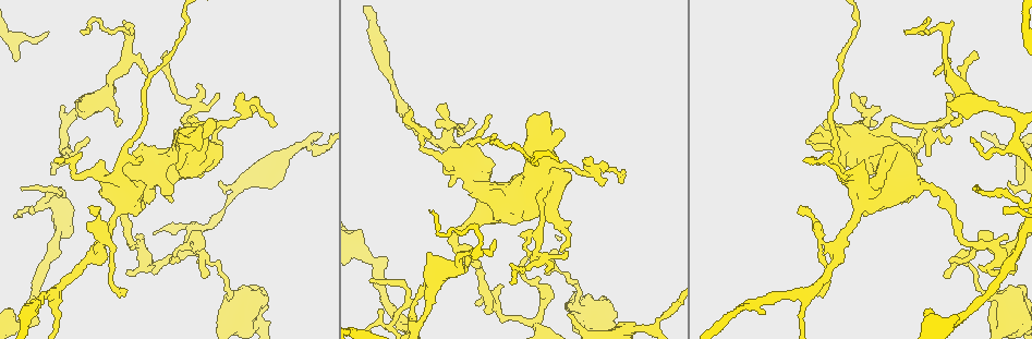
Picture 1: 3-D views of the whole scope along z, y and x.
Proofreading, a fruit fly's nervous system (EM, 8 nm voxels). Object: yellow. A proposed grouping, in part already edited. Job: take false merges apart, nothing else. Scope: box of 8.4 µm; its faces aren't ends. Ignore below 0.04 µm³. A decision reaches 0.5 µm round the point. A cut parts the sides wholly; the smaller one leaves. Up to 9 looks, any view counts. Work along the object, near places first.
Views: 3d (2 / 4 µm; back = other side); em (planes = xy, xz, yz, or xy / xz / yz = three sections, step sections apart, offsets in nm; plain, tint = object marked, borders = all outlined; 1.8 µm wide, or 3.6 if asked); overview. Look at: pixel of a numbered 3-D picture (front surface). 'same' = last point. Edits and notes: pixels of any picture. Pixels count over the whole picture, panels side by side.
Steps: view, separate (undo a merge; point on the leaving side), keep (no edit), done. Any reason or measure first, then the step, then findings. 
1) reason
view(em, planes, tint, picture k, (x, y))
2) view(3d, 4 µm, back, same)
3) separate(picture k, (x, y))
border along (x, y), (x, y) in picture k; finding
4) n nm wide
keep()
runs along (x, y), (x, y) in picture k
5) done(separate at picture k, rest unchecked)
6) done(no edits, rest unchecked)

calibre changes
view(3d, 4 µm, picture 1, (863, 143))

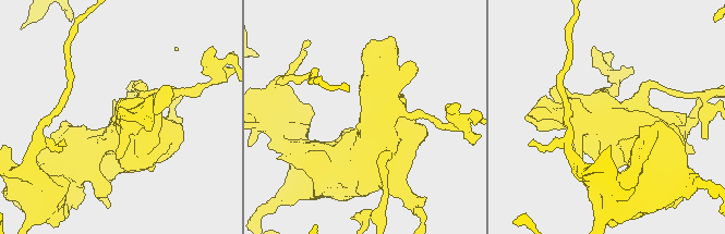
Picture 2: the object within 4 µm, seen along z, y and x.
view(em, 3.6 µm, xy, step 4, tint, picture 2, (610, 116))

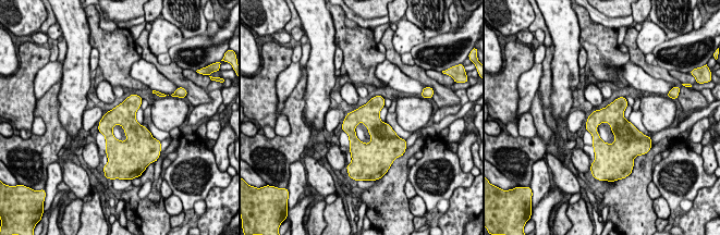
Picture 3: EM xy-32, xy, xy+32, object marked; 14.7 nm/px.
view(em, 3.6 µm, planes, borders, same)

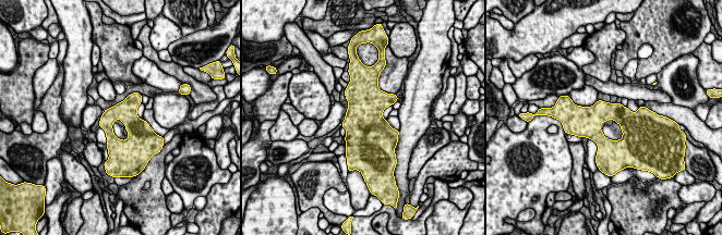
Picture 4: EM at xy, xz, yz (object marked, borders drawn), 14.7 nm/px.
320 nm wide
keep()
continuous, no second cell

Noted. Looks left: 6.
three arms meet
view(3d, 4 µm, picture 1, (489, 209))

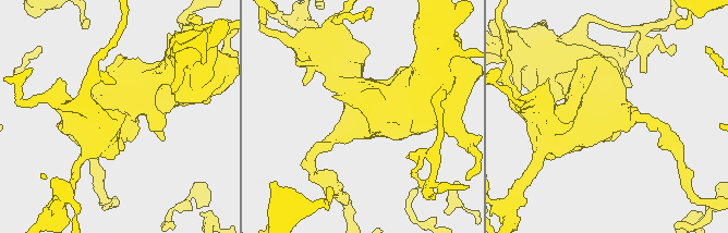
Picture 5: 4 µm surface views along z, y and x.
3 arms; arms of 160, 380, 550 nm; now the EM
view(em, 3.6 µm, planes, tint, picture 5, (607, 119))

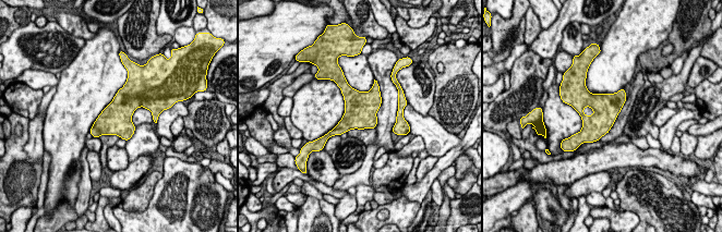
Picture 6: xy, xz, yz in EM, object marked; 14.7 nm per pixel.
keep()
one cell here

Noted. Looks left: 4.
thick turns thin
view(em, planes, tint, picture 1, (537, 321))

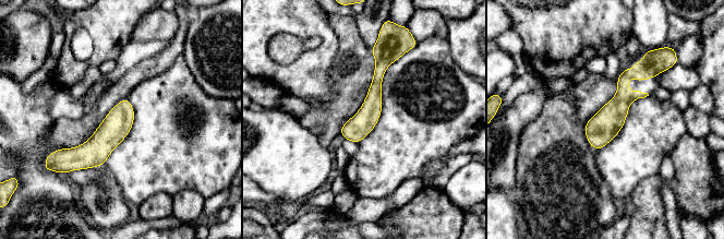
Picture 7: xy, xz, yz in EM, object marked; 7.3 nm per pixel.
180 nm wide
keep()
runs along (642, 66), (623, 80), (623, 99), (594, 145) in picture 7; continuous, no second cell

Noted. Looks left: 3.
abrupt turn
view(em, yz, step 16, tint, picture 1, (1011, 144))

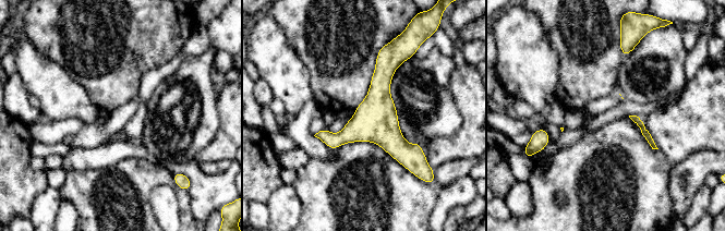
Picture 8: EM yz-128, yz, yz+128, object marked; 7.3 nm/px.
keep()
all the same cell

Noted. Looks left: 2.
done(no edits, rest unchecked)

